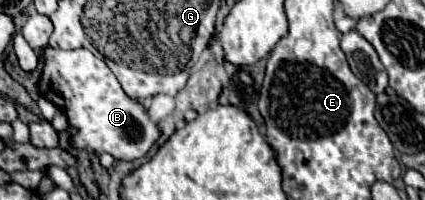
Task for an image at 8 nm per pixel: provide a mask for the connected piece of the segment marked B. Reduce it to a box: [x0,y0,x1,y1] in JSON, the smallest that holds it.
[39,47,161,161]

